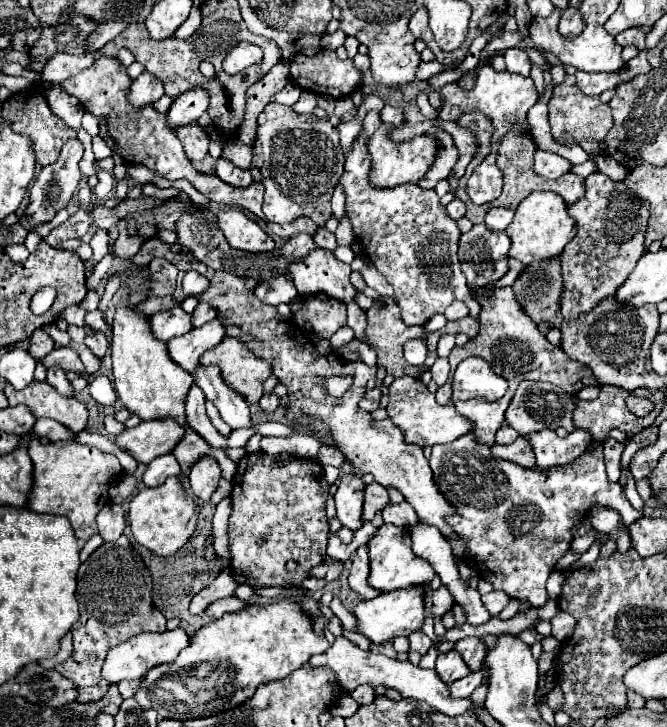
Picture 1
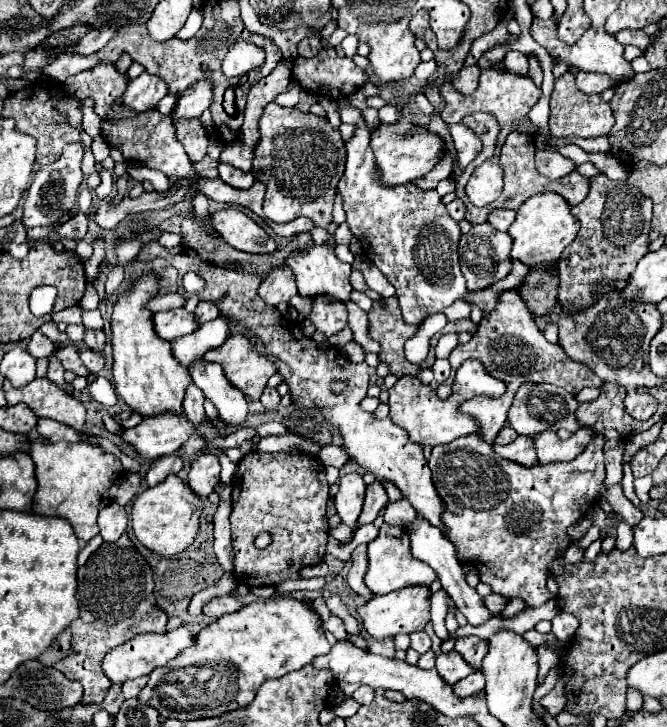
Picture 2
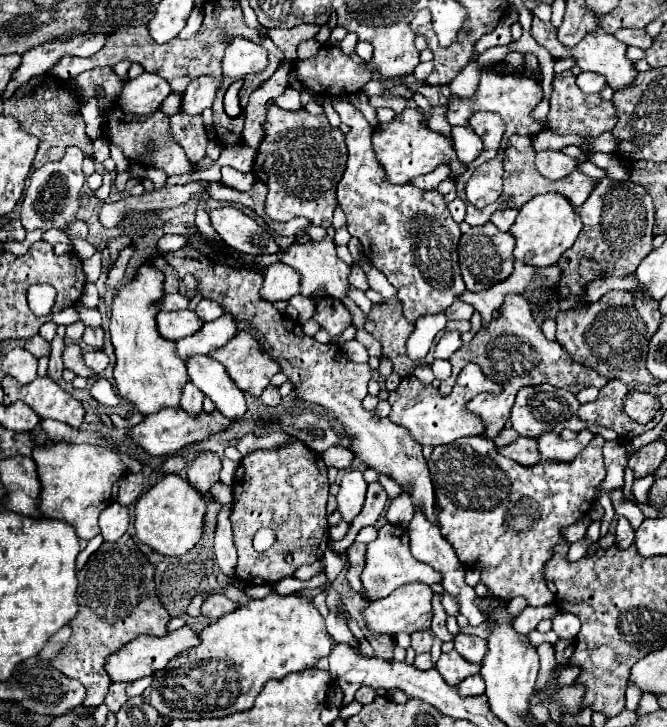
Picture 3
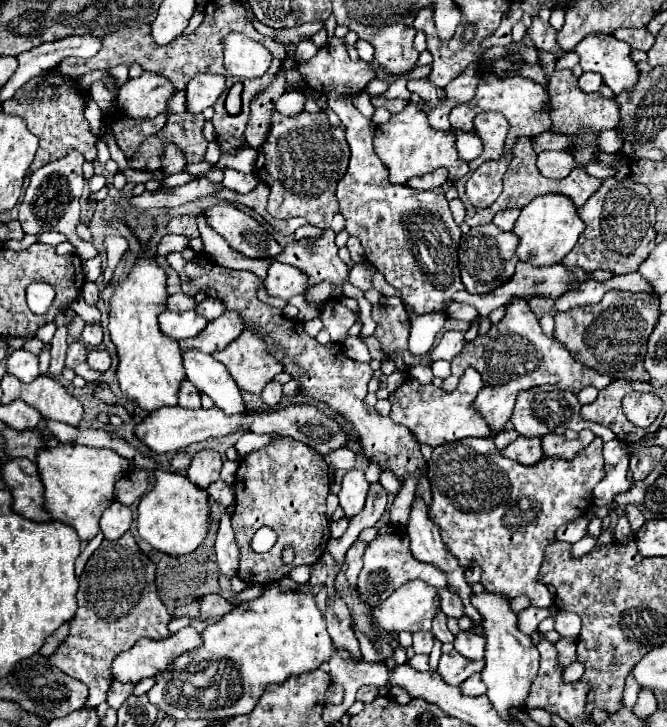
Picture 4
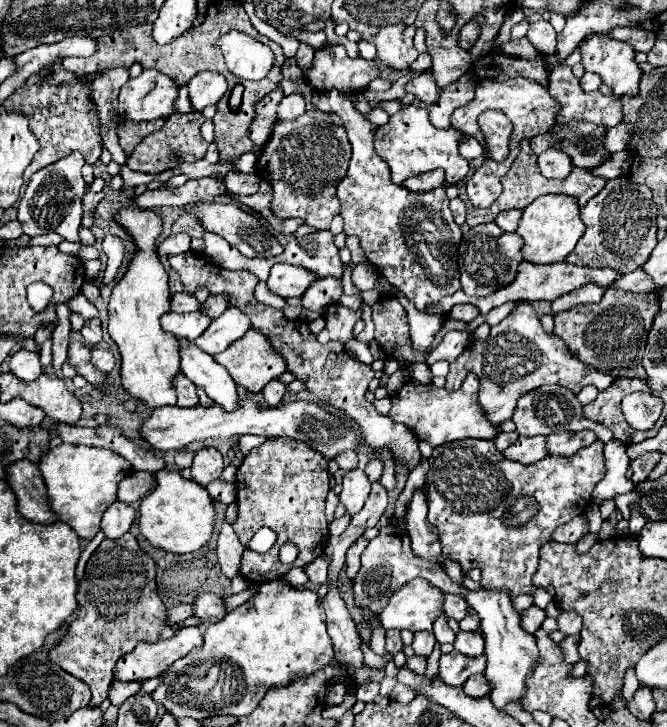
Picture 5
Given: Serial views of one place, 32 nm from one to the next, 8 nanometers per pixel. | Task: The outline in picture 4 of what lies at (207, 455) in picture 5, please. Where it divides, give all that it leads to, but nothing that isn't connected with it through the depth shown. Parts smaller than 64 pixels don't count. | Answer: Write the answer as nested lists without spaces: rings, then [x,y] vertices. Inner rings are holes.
[[[202,450],[192,458],[192,464],[188,468],[188,480],[198,488],[208,490],[208,486],[220,478],[220,470],[222,470],[220,454],[214,450]]]

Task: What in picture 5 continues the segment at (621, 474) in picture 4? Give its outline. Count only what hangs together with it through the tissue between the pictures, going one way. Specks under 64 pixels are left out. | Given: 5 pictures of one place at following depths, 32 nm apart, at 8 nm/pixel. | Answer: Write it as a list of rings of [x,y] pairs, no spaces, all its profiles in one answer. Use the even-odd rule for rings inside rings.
[[[610,440],[604,444],[604,458],[606,458],[606,476],[596,484],[592,496],[594,502],[600,506],[604,500],[610,500],[618,494],[626,494],[634,488],[634,482],[626,478],[626,470],[630,458],[626,454],[626,444],[620,440]]]

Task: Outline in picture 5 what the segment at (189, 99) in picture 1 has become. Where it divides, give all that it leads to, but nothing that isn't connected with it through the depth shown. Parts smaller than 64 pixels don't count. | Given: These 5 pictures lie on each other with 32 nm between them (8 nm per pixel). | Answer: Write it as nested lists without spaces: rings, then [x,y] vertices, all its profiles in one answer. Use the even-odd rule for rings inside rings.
[[[200,72],[188,82],[188,96],[194,112],[202,112],[206,106],[216,104],[226,90],[226,78],[216,72]]]

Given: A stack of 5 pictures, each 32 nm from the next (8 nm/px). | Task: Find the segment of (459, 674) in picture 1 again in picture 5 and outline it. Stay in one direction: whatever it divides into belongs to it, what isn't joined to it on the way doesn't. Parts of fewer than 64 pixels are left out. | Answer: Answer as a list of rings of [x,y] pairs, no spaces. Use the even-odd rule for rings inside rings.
[[[456,650],[440,658],[440,678],[448,686],[462,686],[472,674],[482,674],[486,668],[484,656],[468,658]]]

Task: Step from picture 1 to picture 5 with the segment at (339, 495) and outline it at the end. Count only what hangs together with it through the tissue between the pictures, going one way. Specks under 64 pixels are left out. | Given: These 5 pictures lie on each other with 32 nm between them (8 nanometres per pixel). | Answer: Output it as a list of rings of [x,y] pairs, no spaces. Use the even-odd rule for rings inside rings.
[[[356,468],[346,472],[344,480],[342,480],[342,492],[340,492],[340,502],[346,508],[346,514],[356,514],[362,510],[366,498],[370,494],[370,482],[364,474],[364,470]]]

